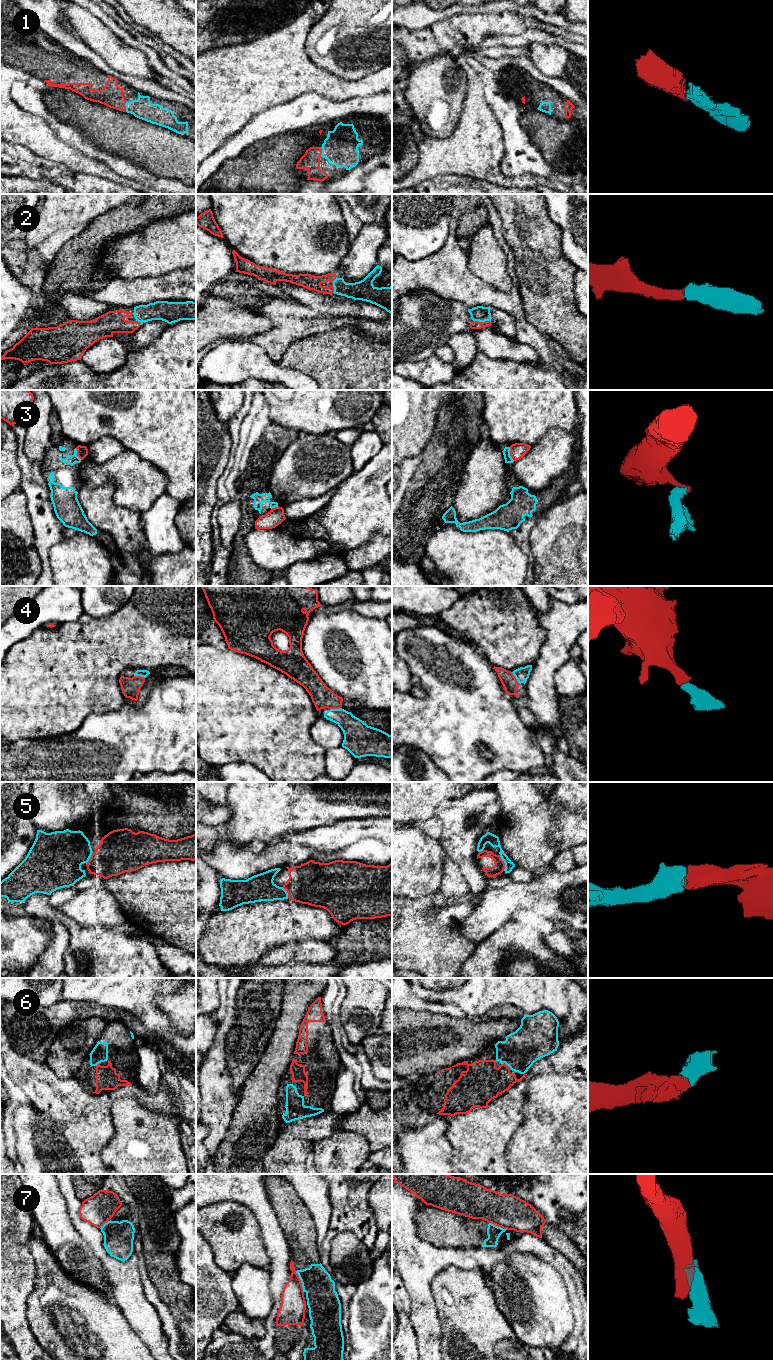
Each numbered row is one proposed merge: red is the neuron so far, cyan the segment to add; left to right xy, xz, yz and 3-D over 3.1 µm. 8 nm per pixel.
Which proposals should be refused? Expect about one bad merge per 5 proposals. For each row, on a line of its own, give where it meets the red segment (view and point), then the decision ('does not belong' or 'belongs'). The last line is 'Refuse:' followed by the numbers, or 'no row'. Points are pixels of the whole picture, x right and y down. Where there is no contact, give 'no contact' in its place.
1: meets red in xy at (125, 107); belongs
2: meets red in yz at (482, 322); belongs
3: meets red in yz at (510, 454); does not belong
4: meets red in xy at (139, 676); belongs
5: meets red in yz at (504, 863); belongs
6: meets red in yz at (509, 1067); belongs
7: meets red in xz at (300, 1282); does not belong
Refuse: 3, 7

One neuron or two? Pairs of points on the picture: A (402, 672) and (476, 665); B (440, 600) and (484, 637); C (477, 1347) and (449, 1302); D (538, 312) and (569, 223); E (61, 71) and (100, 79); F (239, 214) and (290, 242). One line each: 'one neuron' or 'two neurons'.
A: two neurons
B: two neurons
C: one neuron
D: two neurons
E: one neuron
F: one neuron

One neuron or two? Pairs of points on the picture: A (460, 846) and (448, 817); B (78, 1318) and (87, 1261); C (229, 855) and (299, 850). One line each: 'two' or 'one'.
A: one
B: two
C: one

